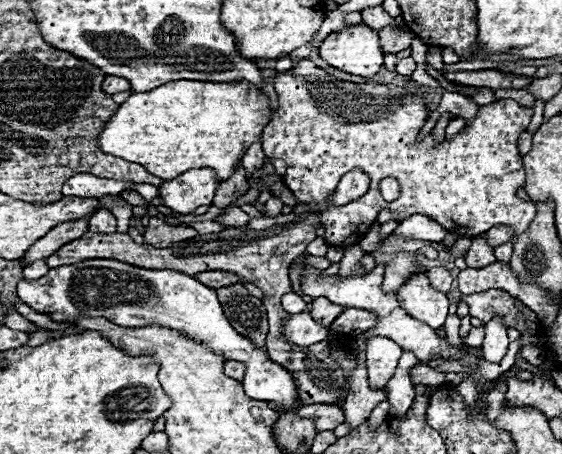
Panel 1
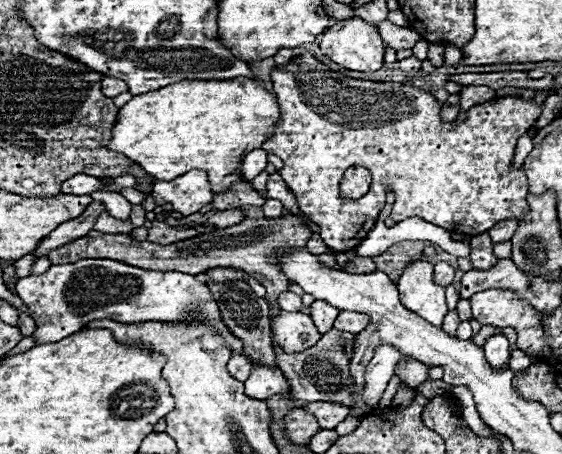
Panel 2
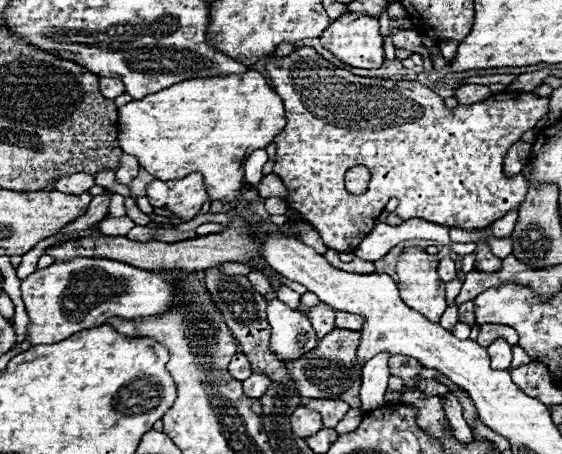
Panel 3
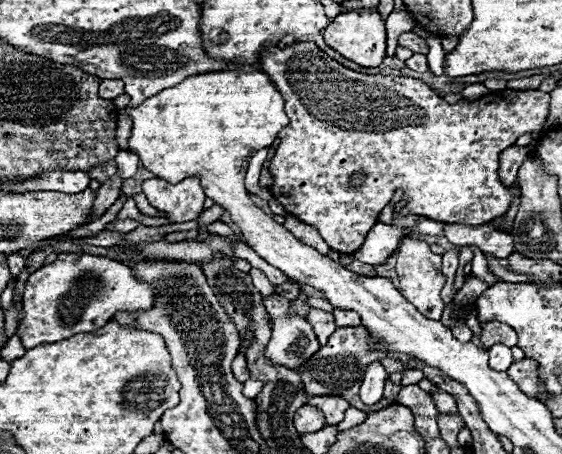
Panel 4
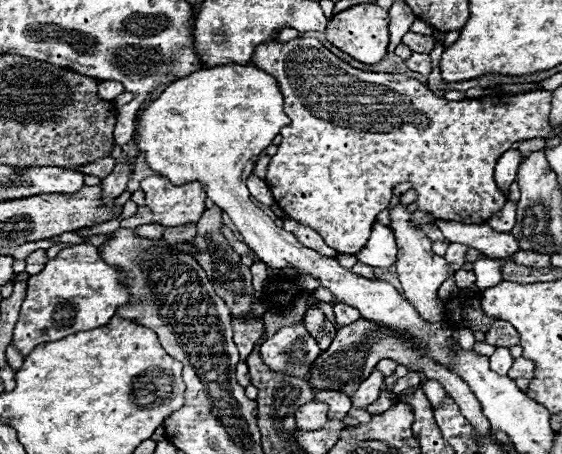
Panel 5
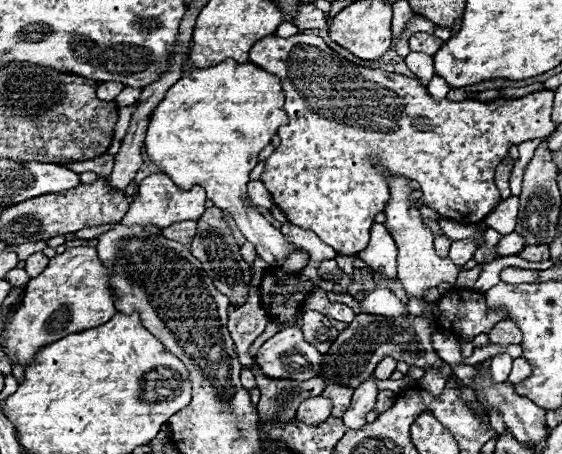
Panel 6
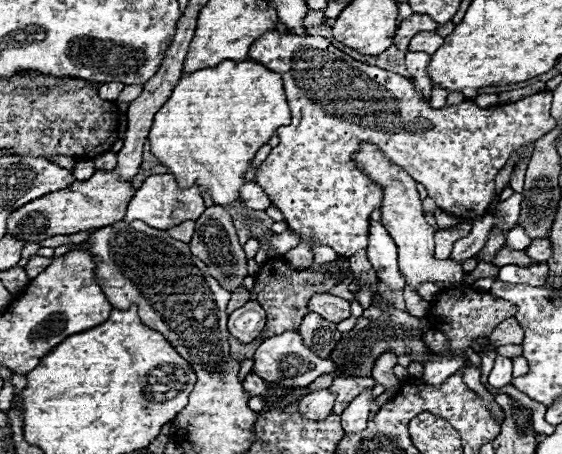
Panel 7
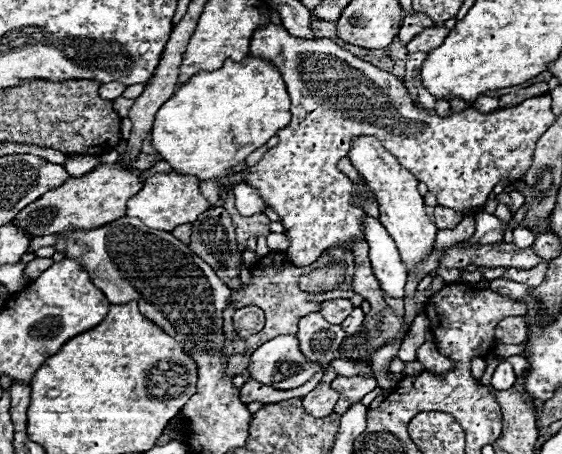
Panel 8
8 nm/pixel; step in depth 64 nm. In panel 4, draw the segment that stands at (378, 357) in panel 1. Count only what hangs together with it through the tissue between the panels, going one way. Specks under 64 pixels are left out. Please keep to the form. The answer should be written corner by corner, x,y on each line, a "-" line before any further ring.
376,360
374,364
370,364
366,368
366,374
364,374
364,380
360,386
360,398
366,406
374,406
382,400
382,390
384,390
386,378
388,378
388,374
380,360

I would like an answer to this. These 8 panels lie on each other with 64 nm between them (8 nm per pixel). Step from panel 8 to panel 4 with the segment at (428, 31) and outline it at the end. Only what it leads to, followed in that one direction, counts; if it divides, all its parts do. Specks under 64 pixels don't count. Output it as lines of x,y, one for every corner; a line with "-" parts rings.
404,32
398,36
398,46
404,46
408,50
412,50
416,54
428,54
428,46
426,46
426,40
416,36
414,32

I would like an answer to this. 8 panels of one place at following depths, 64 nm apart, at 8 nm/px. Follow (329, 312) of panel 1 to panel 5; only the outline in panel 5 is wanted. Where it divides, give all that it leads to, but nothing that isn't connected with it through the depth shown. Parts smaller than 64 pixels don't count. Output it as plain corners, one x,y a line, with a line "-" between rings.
308,308
306,316
304,316
304,324
308,328
308,332
316,338
316,342
320,344
322,350
326,350
332,342
332,338
336,336
336,326
326,320
326,316
318,310
318,308

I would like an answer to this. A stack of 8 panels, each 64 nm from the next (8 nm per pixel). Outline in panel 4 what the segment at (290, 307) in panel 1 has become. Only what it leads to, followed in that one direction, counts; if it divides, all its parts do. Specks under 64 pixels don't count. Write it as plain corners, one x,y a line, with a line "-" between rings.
284,282
284,284
276,286
276,294
280,294
282,298
286,298
286,300
294,302
294,300
298,298
300,290
298,290
298,286
296,286
296,284
290,284
290,282

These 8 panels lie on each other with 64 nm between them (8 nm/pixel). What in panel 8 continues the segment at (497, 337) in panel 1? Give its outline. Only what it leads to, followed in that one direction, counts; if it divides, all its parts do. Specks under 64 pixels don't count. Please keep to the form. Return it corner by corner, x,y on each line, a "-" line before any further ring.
502,358
502,360
498,362
494,374
492,374
492,386
494,386
496,390
508,390
508,388
514,386
514,380
516,380
516,376
514,376
514,372
512,372
512,364

